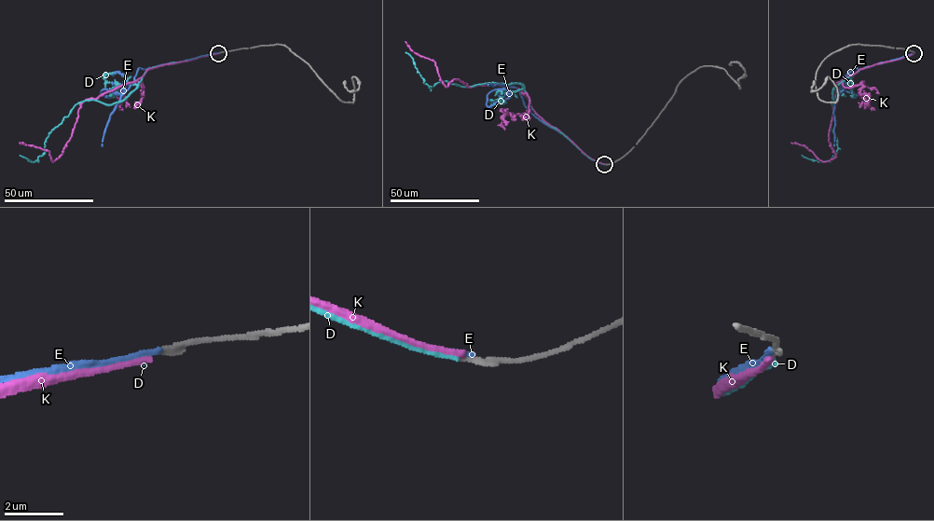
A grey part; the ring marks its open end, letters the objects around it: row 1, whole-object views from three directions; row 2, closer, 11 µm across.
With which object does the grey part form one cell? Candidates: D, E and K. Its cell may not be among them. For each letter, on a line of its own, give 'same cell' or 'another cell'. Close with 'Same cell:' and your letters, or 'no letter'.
D: another cell
E: another cell
K: another cell
Same cell: no letter

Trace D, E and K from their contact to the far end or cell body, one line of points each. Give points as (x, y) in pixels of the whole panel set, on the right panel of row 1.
D: (913, 53), (843, 81), (831, 104), (835, 101), (830, 123), (837, 150), (822, 162), (802, 156)
E: (913, 52), (862, 69), (853, 68), (842, 80), (834, 101), (834, 146)
K: (913, 53), (860, 69), (836, 84), (829, 135), (833, 158), (823, 161), (804, 145), (790, 143)

